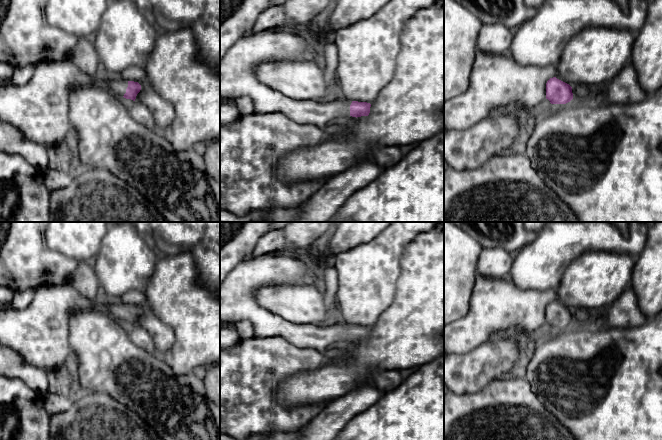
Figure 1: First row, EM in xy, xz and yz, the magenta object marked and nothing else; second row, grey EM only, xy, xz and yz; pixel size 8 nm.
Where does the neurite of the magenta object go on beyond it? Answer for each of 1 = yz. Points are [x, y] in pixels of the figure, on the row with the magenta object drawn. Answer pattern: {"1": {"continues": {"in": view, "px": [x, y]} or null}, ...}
{"1": {"continues": null}}

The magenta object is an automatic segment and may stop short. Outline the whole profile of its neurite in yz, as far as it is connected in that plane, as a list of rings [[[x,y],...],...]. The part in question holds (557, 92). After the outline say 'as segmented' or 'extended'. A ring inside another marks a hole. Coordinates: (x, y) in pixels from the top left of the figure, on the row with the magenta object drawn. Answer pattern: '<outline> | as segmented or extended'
[[[556,77],[550,78],[546,83],[546,99],[551,104],[566,104],[573,99],[572,87]]] | as segmented

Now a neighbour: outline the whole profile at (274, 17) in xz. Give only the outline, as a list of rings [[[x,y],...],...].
[[[283,5],[271,6],[259,15],[255,25],[250,30],[246,31],[242,37],[249,36],[266,29],[287,27],[290,29],[300,29],[296,23],[287,18]]]

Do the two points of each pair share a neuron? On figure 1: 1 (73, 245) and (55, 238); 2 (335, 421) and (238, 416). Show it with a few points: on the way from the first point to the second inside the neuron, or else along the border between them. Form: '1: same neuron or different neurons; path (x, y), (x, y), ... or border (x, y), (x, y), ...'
1: same neuron; path (69, 241), (66, 238), (59, 238)
2: different neurons; border (327, 404), (304, 426)

